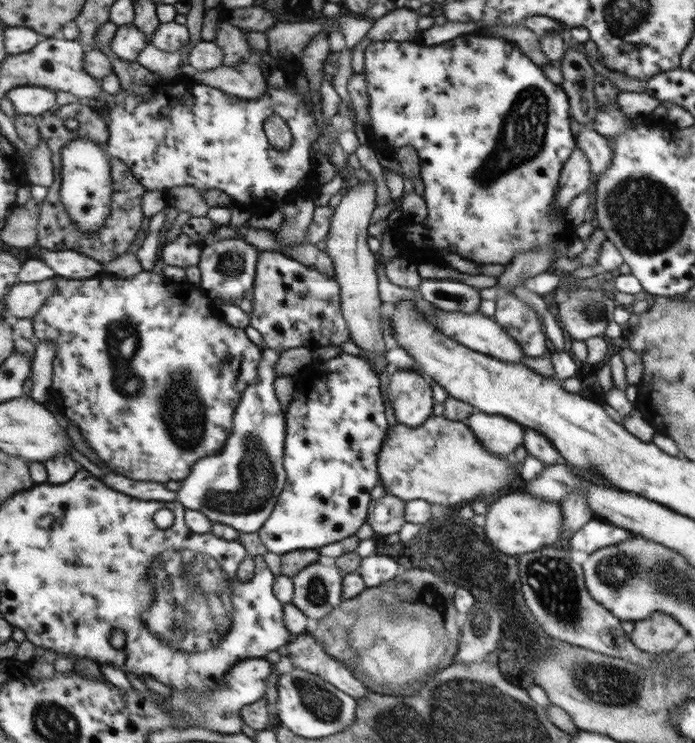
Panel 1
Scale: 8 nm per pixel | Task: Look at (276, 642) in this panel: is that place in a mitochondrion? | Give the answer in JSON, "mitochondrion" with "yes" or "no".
{"mitochondrion":"no"}

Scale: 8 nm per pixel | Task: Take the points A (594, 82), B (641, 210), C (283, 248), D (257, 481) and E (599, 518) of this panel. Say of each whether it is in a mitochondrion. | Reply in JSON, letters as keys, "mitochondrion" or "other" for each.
{"A":"other","B":"mitochondrion","C":"other","D":"mitochondrion","E":"other"}

